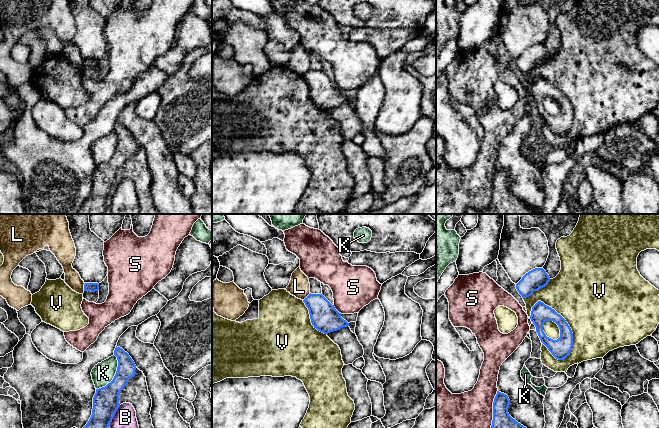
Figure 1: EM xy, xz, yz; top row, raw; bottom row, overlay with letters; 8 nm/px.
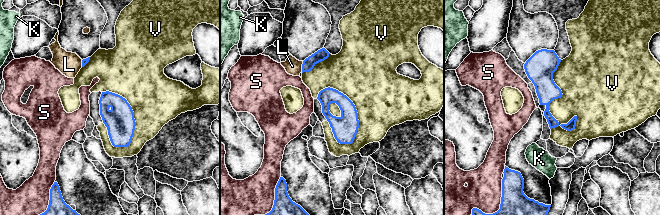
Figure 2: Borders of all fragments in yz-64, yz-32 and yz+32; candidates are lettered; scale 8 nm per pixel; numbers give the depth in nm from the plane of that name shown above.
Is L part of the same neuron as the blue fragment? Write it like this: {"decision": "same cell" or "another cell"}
{"decision": "another cell"}

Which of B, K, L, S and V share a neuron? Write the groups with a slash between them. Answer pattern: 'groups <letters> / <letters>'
groups B / K / L / S / V

